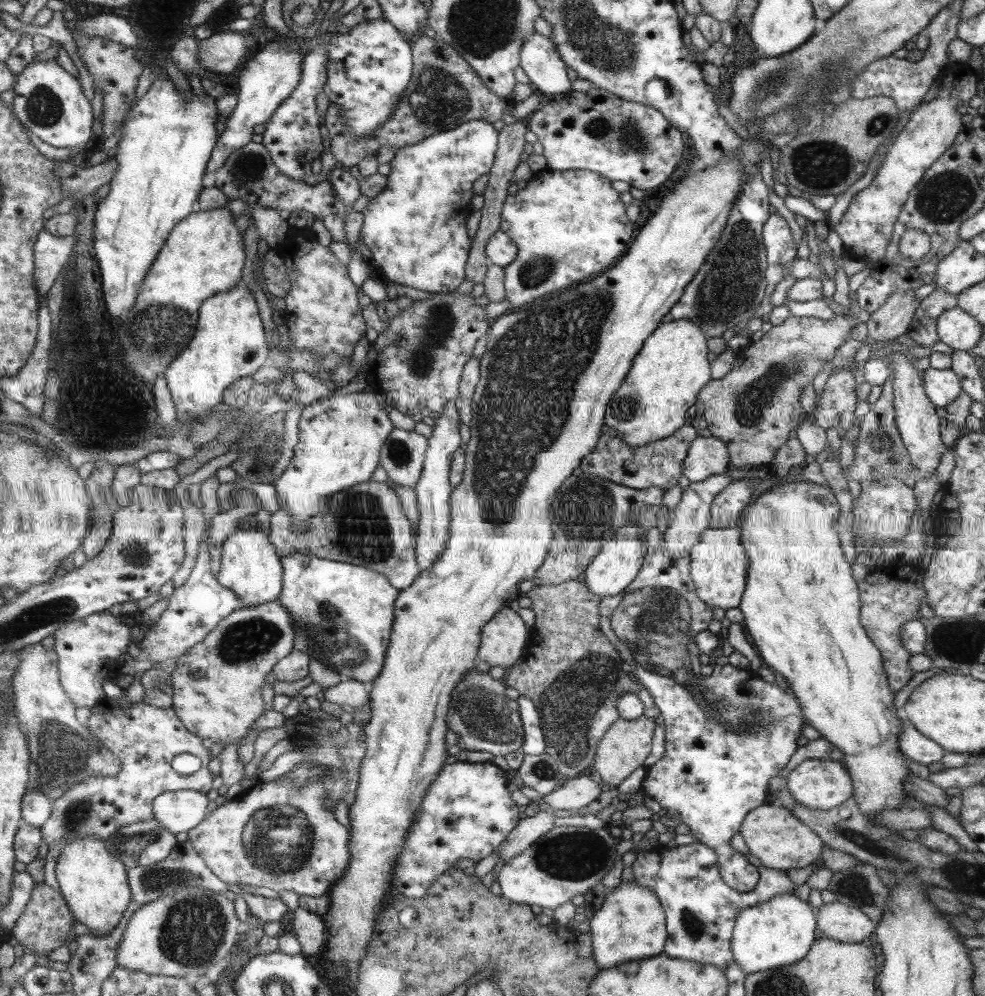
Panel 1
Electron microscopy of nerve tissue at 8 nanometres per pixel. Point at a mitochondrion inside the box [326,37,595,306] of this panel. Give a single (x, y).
(439, 98)

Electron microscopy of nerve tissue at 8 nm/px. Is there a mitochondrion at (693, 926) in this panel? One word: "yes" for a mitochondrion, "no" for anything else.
yes

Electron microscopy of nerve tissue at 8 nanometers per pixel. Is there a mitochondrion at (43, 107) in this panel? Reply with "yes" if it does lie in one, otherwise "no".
yes

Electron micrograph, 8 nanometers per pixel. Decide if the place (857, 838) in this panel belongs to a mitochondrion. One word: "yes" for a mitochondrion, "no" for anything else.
yes

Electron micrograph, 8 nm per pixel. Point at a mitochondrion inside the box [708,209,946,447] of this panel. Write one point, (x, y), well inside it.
(752, 403)

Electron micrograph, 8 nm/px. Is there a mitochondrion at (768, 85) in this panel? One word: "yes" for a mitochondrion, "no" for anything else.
yes

